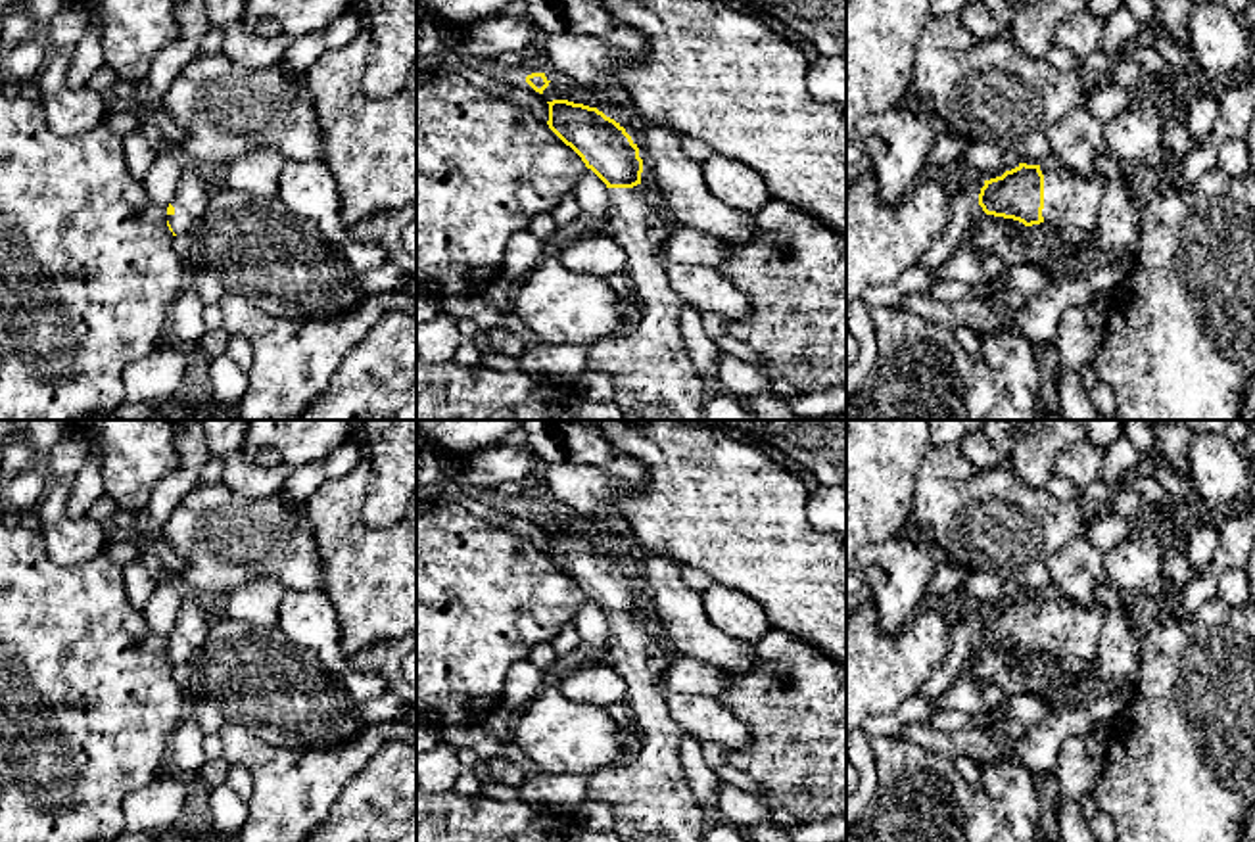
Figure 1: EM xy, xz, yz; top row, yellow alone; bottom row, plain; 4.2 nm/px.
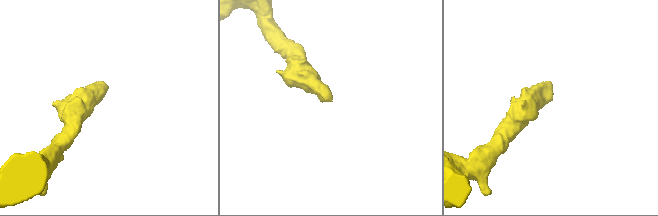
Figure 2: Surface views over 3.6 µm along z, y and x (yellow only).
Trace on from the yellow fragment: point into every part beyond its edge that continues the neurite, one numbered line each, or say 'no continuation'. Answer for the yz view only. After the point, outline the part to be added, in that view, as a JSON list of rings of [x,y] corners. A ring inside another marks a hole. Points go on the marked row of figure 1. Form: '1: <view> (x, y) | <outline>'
1: yz (1069, 198) | [[[1055,163],[1040,165],[1044,175],[1044,222],[1054,226],[1096,226],[1105,180],[1100,173],[1088,176]]]

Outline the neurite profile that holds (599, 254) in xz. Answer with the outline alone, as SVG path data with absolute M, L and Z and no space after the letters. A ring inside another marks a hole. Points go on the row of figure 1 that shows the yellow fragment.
M608 230L580 234L555 255L570 270L604 278L628 269L628 253Z

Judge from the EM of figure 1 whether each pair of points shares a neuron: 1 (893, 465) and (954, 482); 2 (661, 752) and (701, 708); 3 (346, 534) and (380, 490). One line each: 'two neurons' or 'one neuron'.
1: two neurons
2: two neurons
3: two neurons

